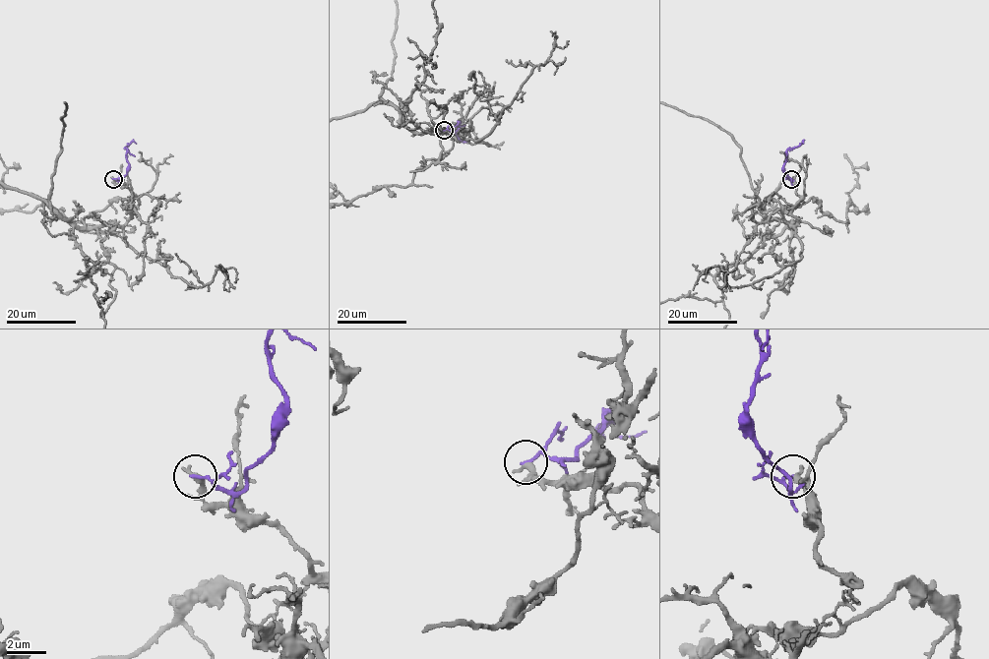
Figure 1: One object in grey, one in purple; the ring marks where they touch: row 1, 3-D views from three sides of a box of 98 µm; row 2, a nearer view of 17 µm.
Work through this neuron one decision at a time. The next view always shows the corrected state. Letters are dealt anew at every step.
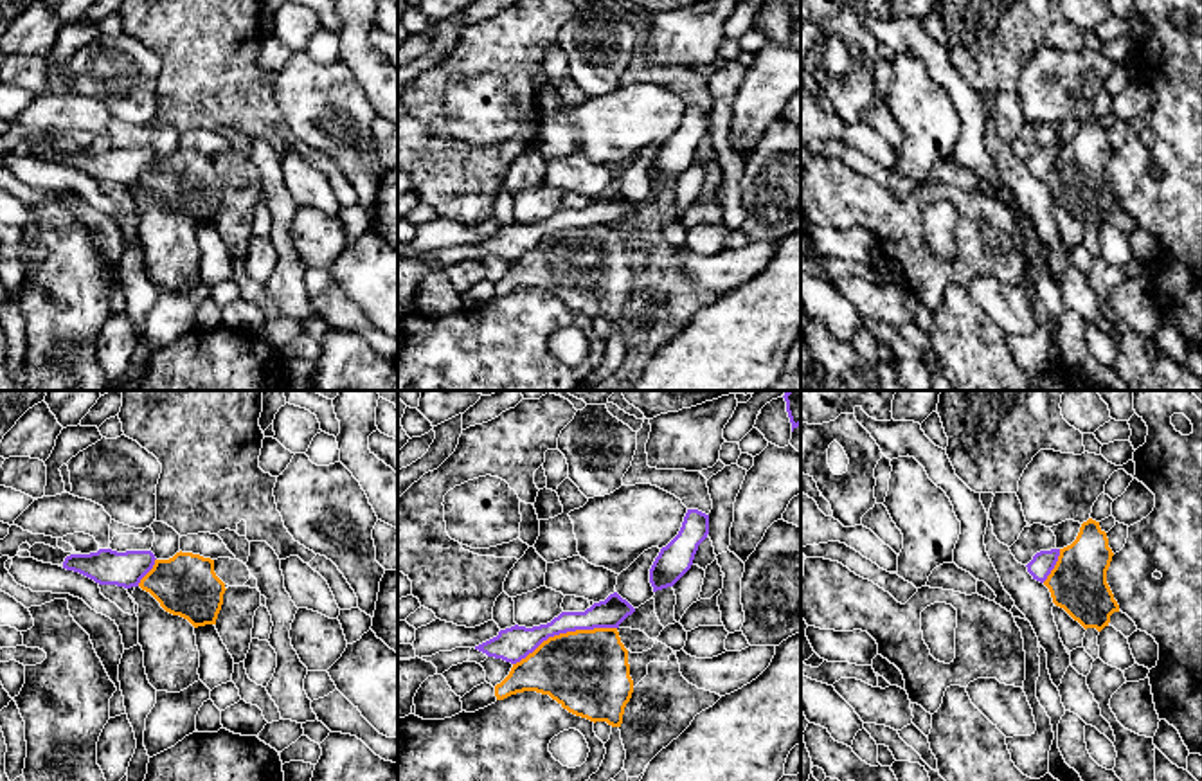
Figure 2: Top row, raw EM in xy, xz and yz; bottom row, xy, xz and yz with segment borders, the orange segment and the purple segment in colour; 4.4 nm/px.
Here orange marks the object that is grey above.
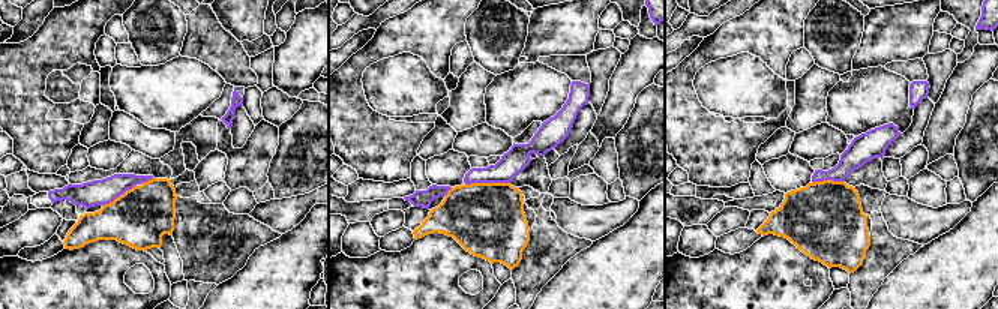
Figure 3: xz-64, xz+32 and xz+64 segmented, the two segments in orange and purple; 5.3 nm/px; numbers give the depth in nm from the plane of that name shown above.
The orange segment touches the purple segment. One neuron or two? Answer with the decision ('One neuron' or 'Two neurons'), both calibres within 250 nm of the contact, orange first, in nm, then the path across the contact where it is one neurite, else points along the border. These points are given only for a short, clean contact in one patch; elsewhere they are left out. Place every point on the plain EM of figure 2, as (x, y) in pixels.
Two neurons. Thickness 380 nm (orange) against 160 nm. Boundary: xz (616, 224), (576, 225), (549, 233), (513, 261)

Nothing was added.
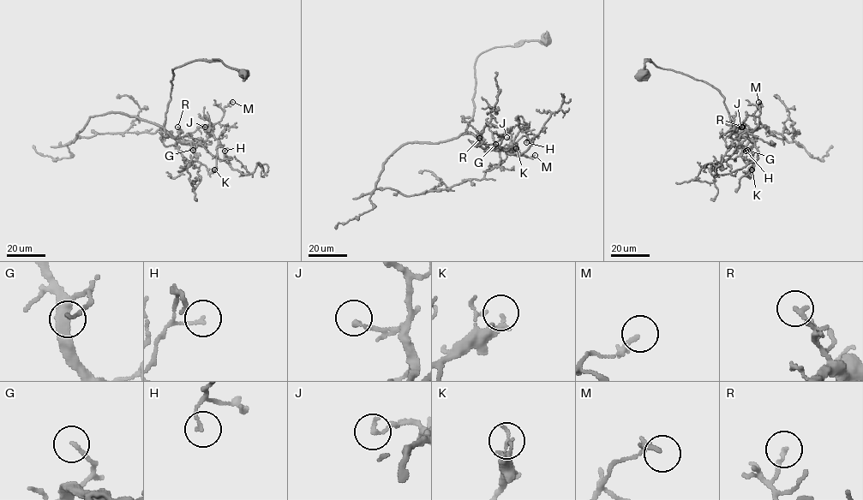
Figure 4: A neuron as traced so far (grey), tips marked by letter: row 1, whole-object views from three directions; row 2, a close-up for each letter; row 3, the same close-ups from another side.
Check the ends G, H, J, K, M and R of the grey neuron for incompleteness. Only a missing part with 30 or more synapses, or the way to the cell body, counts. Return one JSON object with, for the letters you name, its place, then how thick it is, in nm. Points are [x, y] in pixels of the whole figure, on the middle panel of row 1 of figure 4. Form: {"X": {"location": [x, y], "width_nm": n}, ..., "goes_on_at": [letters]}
{"goes_on_at": []}

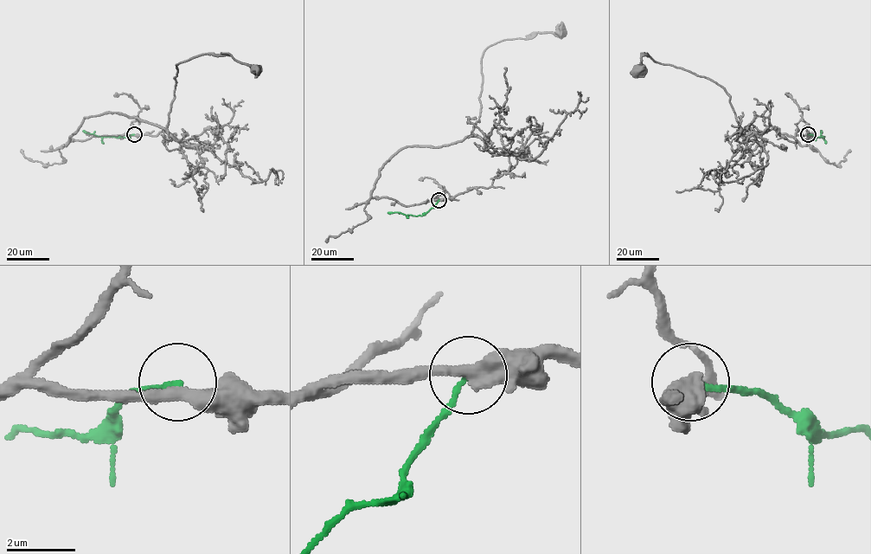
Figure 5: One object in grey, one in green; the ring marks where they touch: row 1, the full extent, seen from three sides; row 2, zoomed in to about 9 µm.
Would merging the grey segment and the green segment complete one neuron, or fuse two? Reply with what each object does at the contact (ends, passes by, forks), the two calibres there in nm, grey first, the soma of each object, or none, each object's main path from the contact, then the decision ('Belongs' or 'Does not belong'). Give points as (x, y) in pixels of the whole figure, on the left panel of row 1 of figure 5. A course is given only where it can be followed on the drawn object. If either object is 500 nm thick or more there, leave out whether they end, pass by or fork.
At the ring grey passes by. At the ring green ends. Thickness 400 nm (grey) against 160 nm. Soma of grey: (255, 69). Soma of green: none. Course of grey: (134, 134), (166, 131), (183, 142), (220, 127), (212, 144), (169, 136), (176, 65), (230, 55), (255, 68). Course of green: (134, 134), (129, 138), (100, 137), (83, 131). Does not belong

